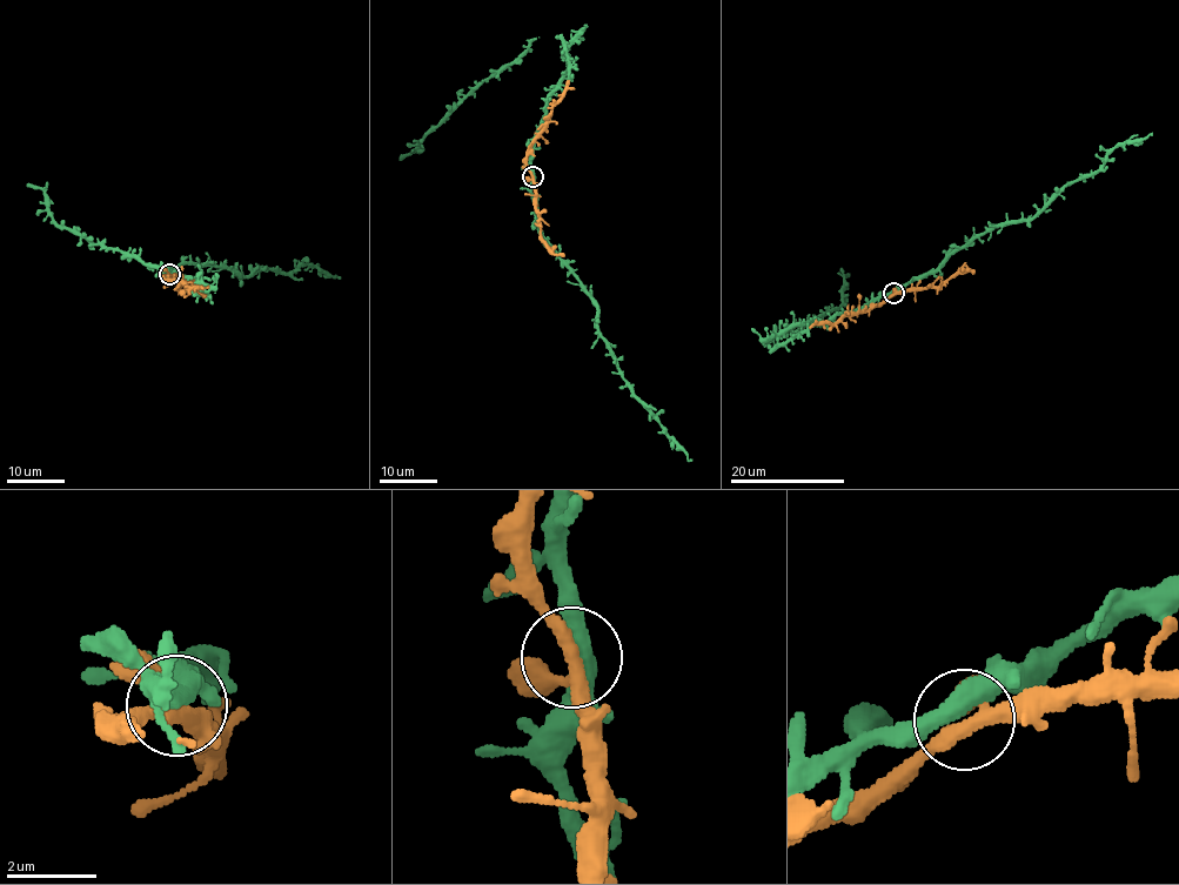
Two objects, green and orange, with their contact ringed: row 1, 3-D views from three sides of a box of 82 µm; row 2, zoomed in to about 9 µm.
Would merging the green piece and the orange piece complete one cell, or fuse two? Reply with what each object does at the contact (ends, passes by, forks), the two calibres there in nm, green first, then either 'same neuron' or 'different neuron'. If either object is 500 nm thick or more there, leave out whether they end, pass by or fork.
green passes by | orange forks | 440/280 nm | same neuron

